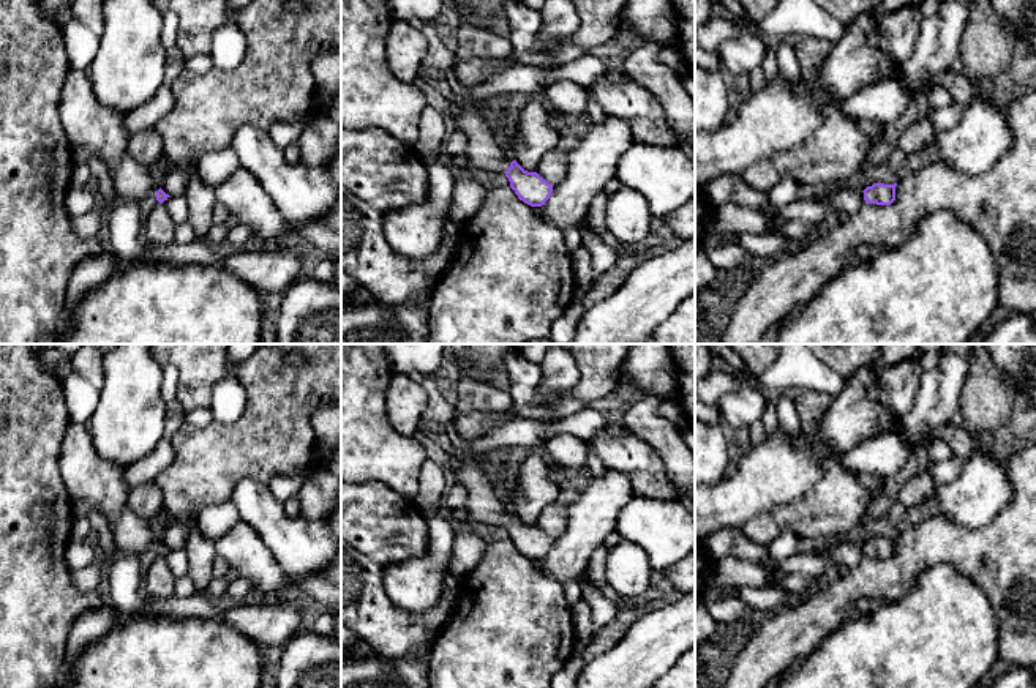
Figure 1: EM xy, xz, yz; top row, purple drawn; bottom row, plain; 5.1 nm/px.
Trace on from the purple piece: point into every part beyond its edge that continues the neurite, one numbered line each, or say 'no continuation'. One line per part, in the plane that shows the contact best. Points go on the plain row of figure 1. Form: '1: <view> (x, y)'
1: xz (484, 505)

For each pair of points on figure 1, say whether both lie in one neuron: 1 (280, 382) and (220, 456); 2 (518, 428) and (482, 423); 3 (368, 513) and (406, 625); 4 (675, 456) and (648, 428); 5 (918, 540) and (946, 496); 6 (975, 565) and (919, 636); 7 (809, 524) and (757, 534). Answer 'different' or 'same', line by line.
1: same
2: different
3: same
4: same
5: different
6: different
7: same

